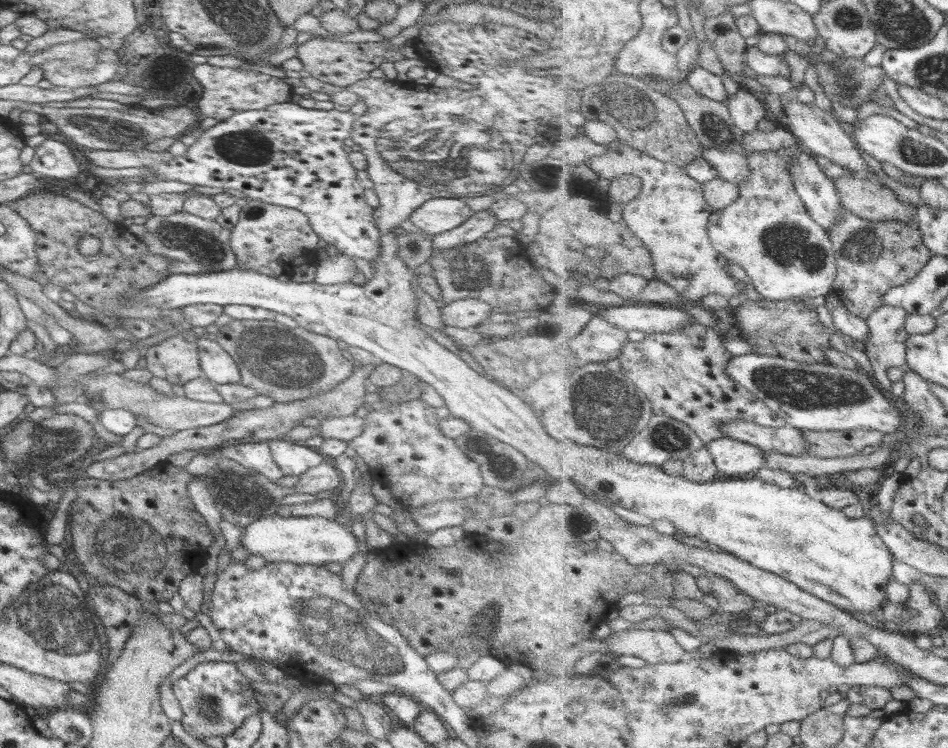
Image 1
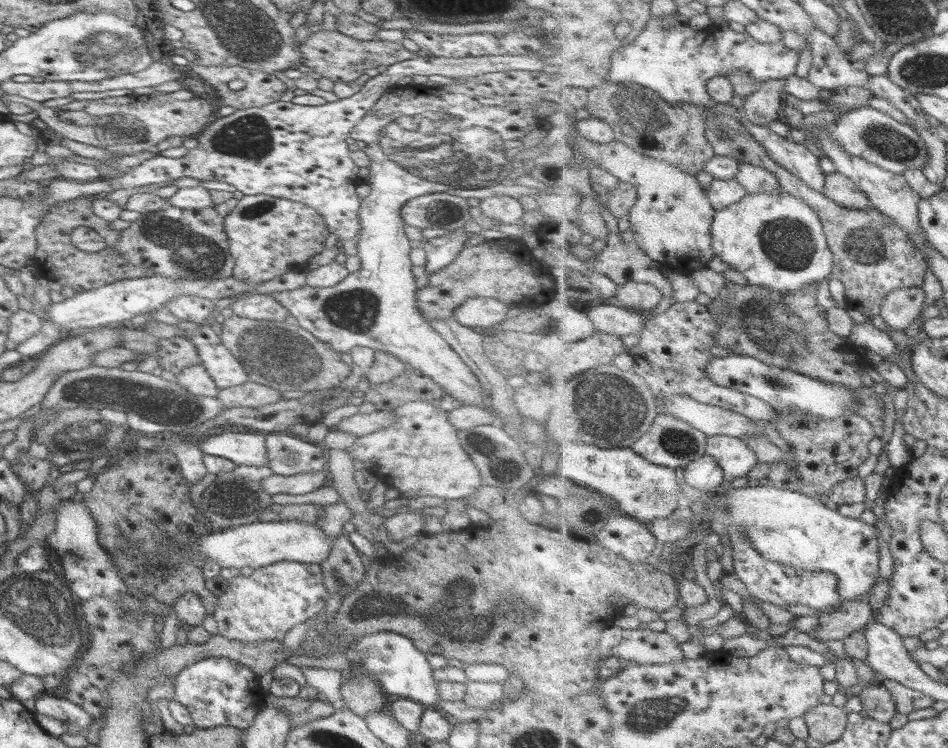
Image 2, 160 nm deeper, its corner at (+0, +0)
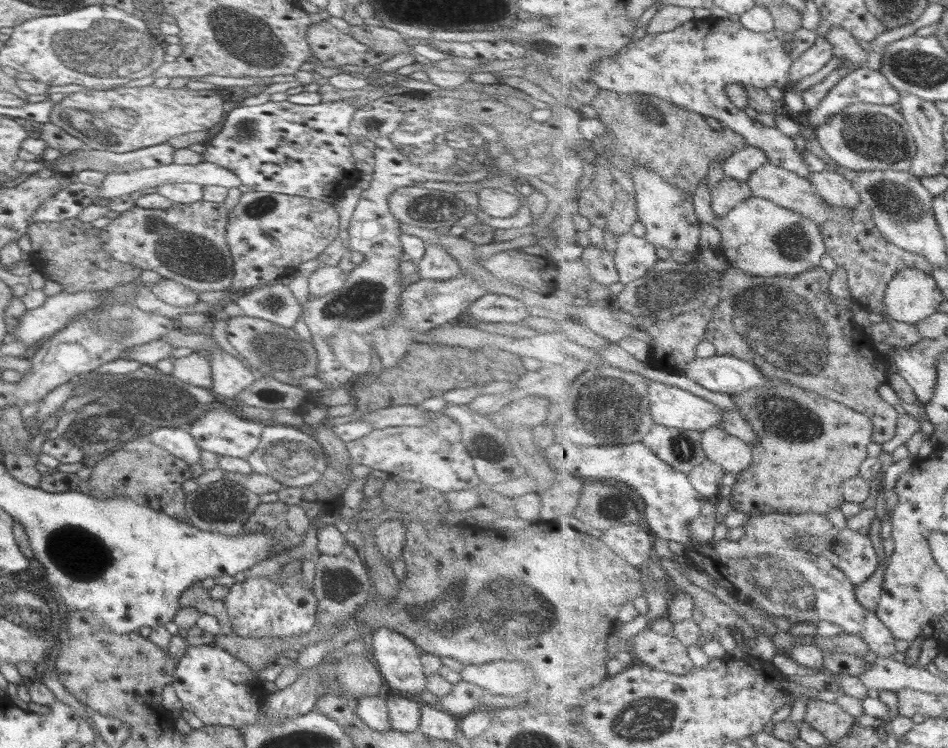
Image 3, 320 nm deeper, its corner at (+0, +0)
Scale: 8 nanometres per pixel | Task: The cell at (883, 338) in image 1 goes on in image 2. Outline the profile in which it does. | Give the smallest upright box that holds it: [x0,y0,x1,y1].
[880,287,925,331]

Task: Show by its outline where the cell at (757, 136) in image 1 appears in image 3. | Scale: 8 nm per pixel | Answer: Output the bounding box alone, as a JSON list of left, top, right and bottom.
[807,67,901,129]

